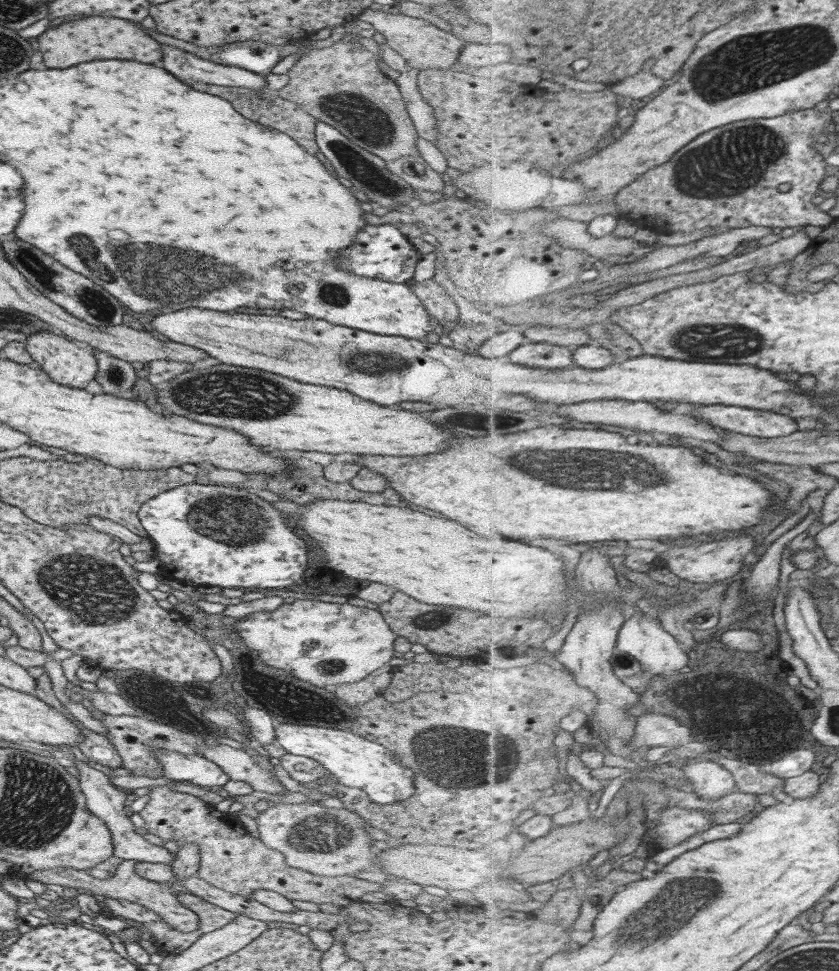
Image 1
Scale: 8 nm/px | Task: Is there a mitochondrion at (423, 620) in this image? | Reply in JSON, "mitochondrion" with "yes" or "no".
{"mitochondrion":"yes"}

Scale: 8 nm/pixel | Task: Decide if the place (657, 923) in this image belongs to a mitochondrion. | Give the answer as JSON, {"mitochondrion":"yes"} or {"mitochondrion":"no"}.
{"mitochondrion":"yes"}

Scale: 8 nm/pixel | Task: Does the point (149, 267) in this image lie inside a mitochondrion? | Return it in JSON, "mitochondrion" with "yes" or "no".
{"mitochondrion":"yes"}

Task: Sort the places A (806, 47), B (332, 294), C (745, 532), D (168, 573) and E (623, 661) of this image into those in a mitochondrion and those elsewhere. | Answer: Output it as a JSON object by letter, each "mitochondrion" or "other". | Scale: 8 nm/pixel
{"A":"mitochondrion","B":"mitochondrion","C":"other","D":"other","E":"other"}

